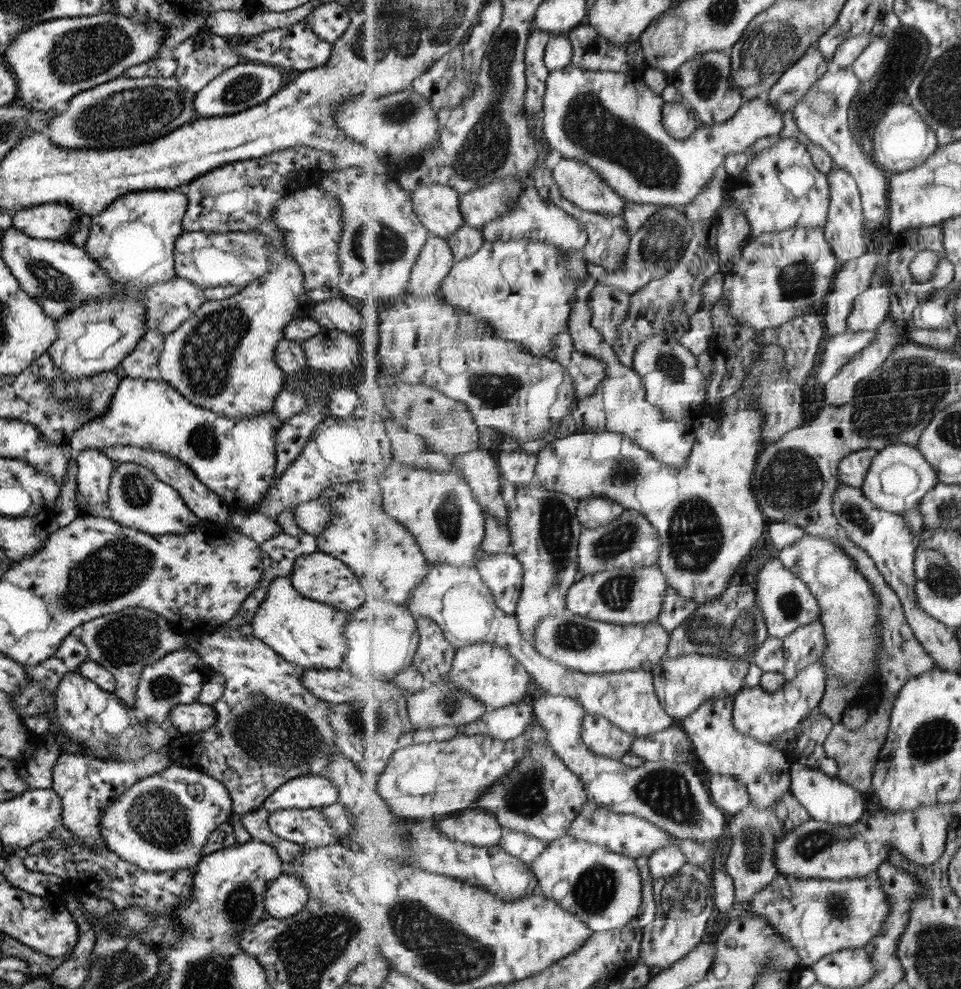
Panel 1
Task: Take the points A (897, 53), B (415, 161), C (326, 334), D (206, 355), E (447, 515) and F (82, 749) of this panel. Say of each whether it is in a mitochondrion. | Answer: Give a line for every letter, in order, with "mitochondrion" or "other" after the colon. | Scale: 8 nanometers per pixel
A: other
B: other
C: other
D: mitochondrion
E: mitochondrion
F: other

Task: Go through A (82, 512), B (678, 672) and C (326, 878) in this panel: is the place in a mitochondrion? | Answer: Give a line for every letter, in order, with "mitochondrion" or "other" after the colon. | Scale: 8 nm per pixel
A: other
B: other
C: other

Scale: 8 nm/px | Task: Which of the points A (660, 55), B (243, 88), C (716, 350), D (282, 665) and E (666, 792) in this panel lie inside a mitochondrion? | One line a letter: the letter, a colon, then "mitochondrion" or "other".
A: other
B: mitochondrion
C: other
D: other
E: mitochondrion

